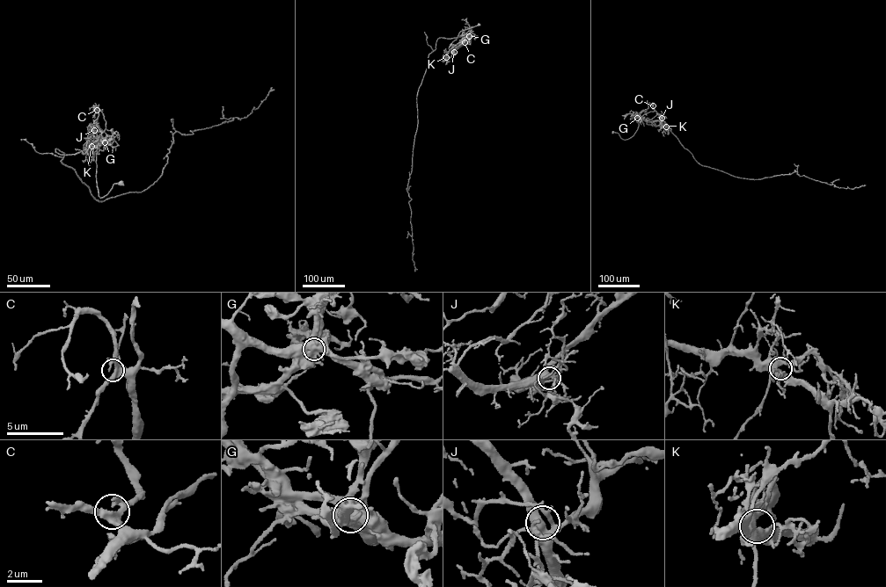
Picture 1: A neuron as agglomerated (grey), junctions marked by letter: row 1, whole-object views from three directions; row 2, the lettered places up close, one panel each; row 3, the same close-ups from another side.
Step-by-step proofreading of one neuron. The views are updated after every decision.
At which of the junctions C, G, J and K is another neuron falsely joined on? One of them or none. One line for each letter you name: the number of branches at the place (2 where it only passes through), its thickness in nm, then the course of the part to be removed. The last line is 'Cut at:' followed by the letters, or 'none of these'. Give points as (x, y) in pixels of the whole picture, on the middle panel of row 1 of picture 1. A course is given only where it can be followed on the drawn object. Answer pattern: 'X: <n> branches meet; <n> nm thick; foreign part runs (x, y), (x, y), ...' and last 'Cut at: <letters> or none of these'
G: 6 branches meet; 700 nm thick; foreign part runs (469, 36), (449, 52), (454, 52), (467, 38)
Cut at: G

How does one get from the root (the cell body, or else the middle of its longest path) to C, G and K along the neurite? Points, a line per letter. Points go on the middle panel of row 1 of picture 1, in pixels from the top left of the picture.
C: (479, 25), (459, 32), (459, 37), (471, 37), (460, 44), (464, 42)
G: (479, 25), (461, 31), (457, 35), (469, 36)
K: (479, 25), (459, 32), (459, 37), (464, 34), (465, 37), (450, 50), (446, 57)

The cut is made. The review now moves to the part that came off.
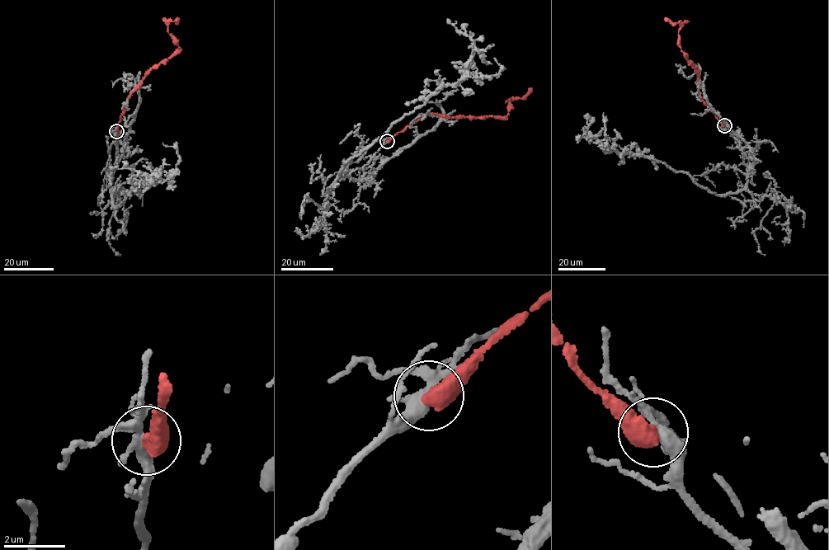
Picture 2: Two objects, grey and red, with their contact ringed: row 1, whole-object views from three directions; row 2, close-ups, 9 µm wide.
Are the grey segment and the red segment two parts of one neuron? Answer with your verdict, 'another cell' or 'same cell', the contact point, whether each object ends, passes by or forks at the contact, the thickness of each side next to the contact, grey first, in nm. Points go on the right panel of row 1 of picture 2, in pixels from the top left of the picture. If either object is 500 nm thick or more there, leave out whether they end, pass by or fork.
another cell; at (724, 125); 320 nm thick on the grey side, 600 nm on the other

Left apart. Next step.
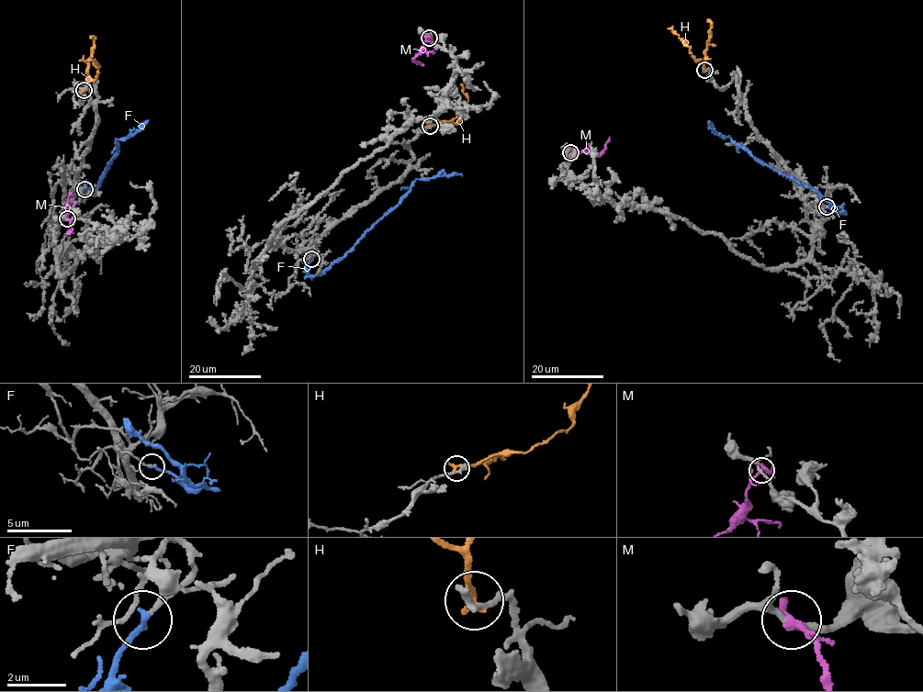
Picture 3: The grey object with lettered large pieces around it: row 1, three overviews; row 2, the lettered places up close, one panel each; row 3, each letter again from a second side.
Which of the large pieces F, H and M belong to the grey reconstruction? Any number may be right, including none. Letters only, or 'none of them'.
F

